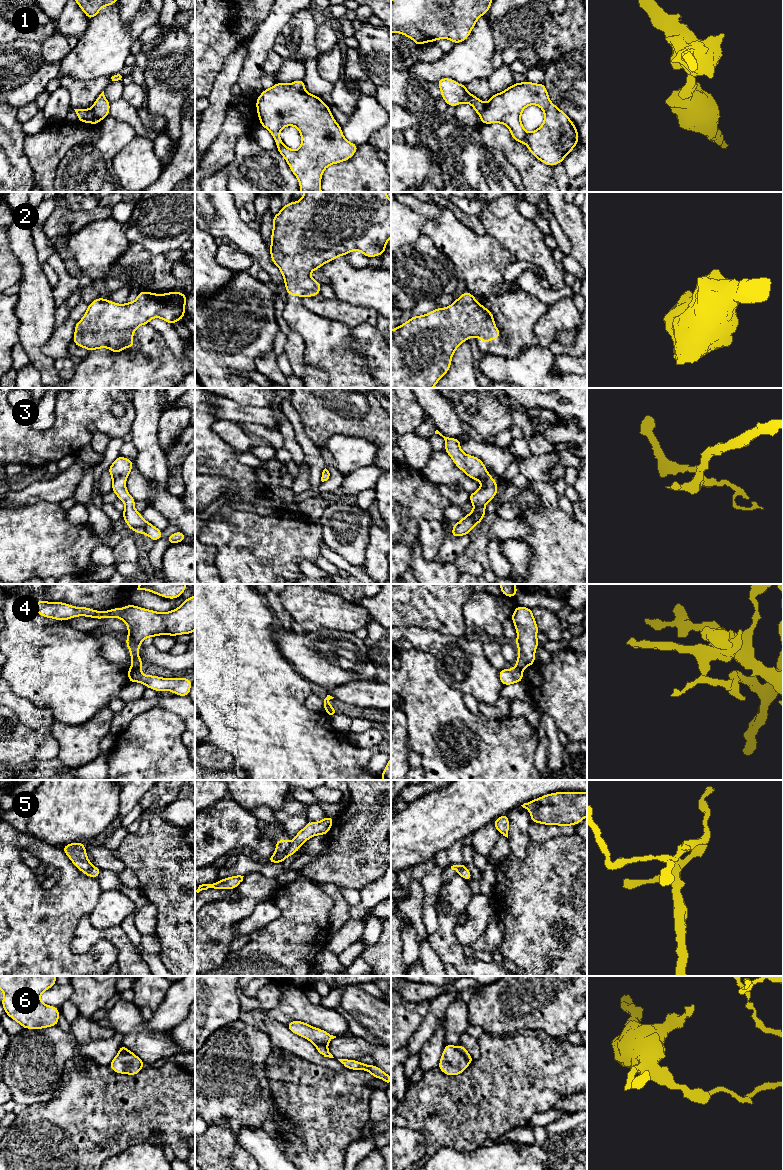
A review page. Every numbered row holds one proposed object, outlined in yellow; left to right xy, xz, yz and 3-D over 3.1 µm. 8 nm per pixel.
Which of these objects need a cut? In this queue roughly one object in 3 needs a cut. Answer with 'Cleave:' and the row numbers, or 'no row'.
Cleave: 1, 4, 5, 6

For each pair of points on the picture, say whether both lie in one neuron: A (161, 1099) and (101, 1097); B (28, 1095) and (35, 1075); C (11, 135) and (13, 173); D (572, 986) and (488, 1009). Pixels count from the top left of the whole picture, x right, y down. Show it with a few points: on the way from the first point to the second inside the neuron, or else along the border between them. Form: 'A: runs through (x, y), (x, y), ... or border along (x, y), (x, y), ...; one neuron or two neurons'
A: runs through (146, 1099), (116, 1097); one neuron
B: runs through (28, 1090), (30, 1080); one neuron
C: runs through (11, 144), (11, 164); one neuron
D: runs through (551, 986), (545, 986), (524, 1000), (509, 1000); one neuron

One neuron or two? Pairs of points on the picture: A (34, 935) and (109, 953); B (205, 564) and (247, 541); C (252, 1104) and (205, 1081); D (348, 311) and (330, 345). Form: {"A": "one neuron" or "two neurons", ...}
{"A": "one neuron", "B": "two neurons", "C": "one neuron", "D": "two neurons"}

